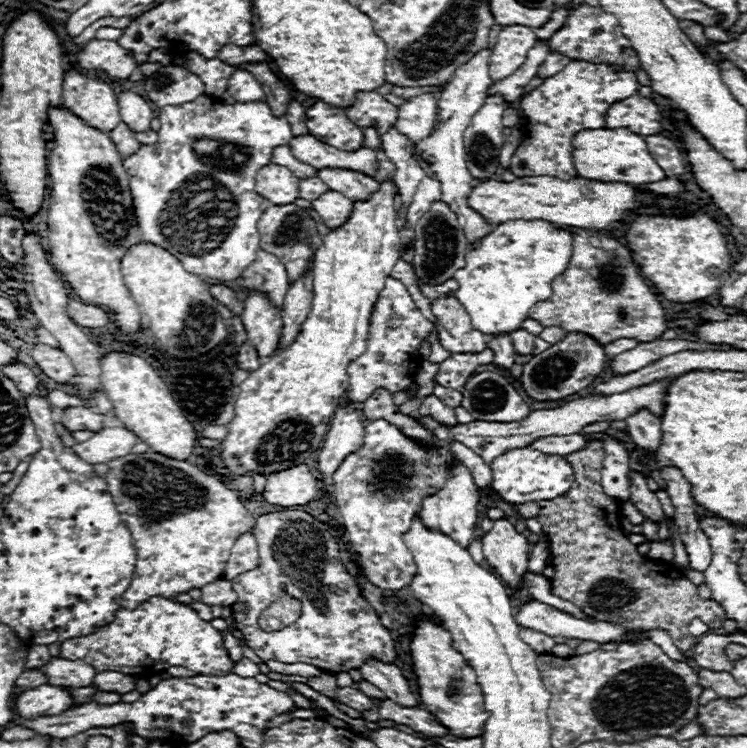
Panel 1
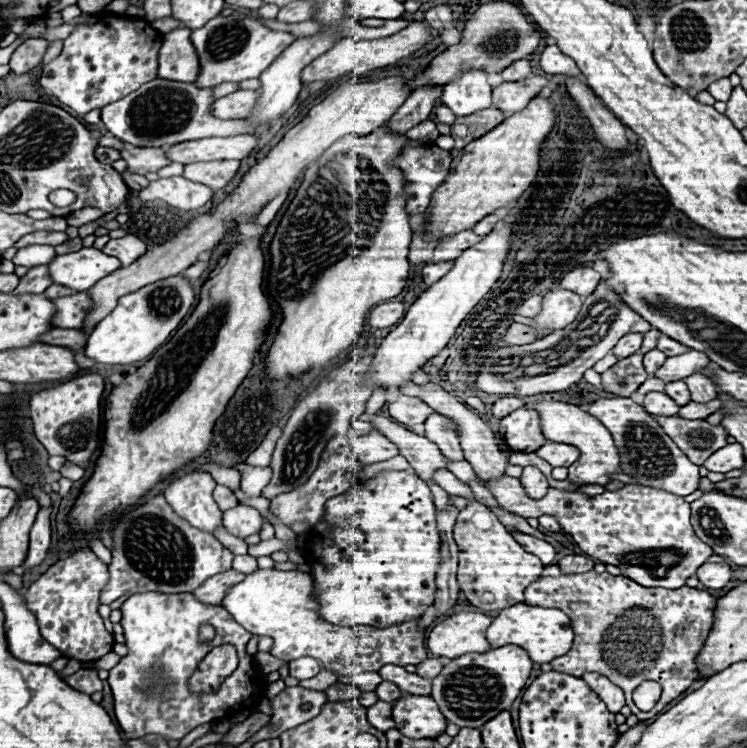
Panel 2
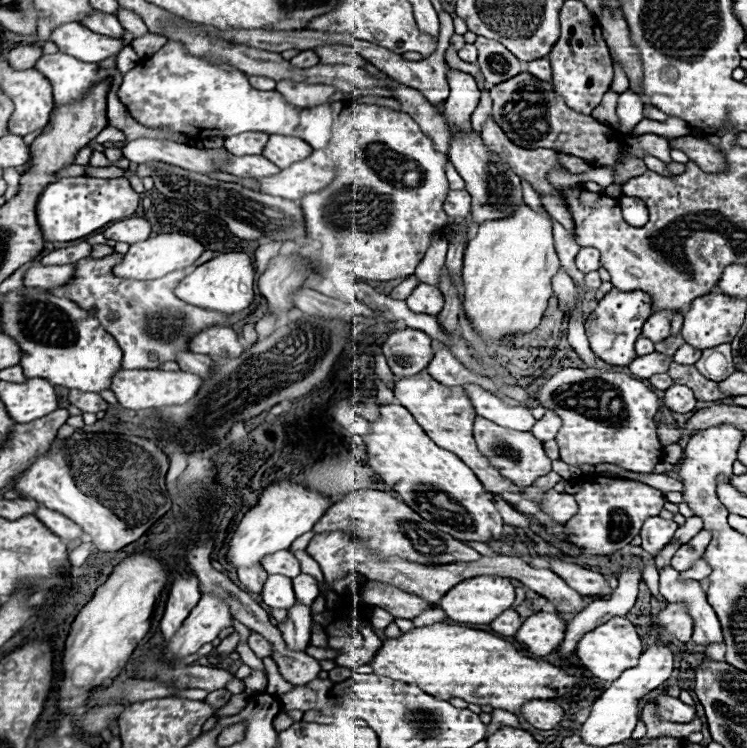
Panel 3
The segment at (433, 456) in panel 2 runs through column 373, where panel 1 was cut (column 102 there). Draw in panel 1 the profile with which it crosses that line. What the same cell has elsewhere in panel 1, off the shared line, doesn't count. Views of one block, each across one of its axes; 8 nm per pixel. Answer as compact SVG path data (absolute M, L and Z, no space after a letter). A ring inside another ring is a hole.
M70 406L70 408L64 408L60 422L68 430L72 430L72 432L76 432L76 430L92 430L92 432L98 432L104 426L102 416L96 414L96 412L92 412L86 406Z

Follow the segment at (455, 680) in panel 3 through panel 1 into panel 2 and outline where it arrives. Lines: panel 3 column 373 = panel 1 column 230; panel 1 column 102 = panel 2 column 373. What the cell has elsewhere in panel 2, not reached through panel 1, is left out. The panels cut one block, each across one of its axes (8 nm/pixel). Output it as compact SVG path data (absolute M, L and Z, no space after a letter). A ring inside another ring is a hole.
M256 570L242 582L232 586L224 598L224 608L248 632L256 636L270 636L274 640L270 654L286 662L300 656L312 656L322 662L324 670L340 676L354 676L360 672L378 672L380 666L420 664L428 658L424 648L424 630L416 620L398 626L334 626L320 618L314 598L314 580L306 572L284 570Z

